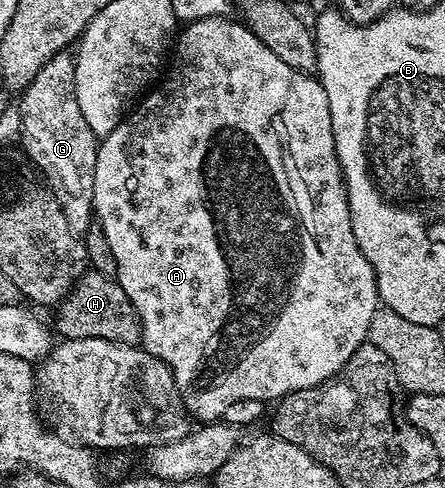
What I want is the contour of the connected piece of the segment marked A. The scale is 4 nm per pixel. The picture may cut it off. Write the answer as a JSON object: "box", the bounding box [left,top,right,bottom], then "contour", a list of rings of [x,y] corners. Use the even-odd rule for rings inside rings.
{"box":[89,16,381,424],"contour":[[[229,16],[206,18],[188,22],[178,31],[173,57],[157,85],[150,92],[144,93],[141,101],[124,117],[123,122],[117,124],[117,128],[113,128],[113,132],[109,132],[100,141],[93,184],[89,191],[91,206],[99,217],[96,218],[97,224],[105,232],[105,240],[109,240],[113,260],[117,260],[115,278],[121,284],[125,296],[129,296],[139,317],[142,349],[148,350],[171,369],[179,399],[183,401],[188,415],[199,424],[220,421],[225,408],[229,408],[229,404],[236,400],[261,400],[271,404],[286,394],[308,390],[327,378],[332,378],[347,363],[349,356],[353,356],[353,352],[357,352],[357,348],[368,341],[370,320],[373,319],[375,310],[381,306],[375,273],[353,236],[347,192],[343,189],[343,173],[335,152],[329,96],[325,88],[315,74],[303,74],[297,68],[289,68],[285,60],[280,60],[275,53],[269,52],[269,48],[265,48],[265,44],[261,44],[261,40],[257,40],[247,25],[232,20]],[[319,224],[321,254],[315,250],[317,246],[307,246],[305,272],[289,272],[287,242],[291,228],[319,228]]]}

